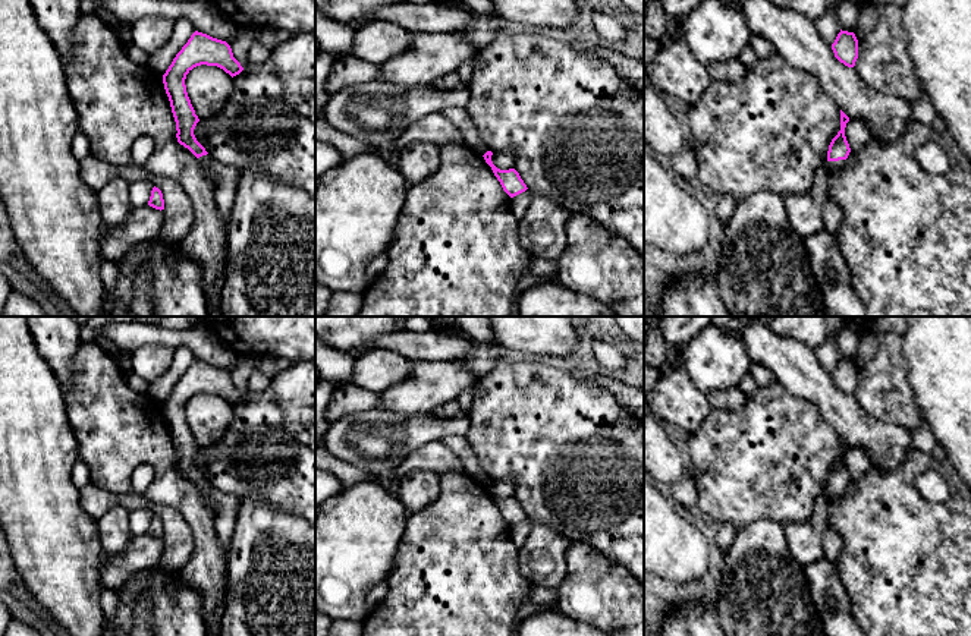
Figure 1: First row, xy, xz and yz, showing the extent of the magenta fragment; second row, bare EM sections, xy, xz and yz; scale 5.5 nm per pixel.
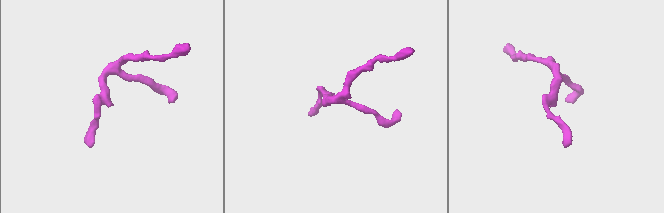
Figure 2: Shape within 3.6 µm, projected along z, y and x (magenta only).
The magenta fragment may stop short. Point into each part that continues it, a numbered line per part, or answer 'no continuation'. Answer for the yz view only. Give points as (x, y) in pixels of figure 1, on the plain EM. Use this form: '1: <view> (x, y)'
1: yz (833, 496)

